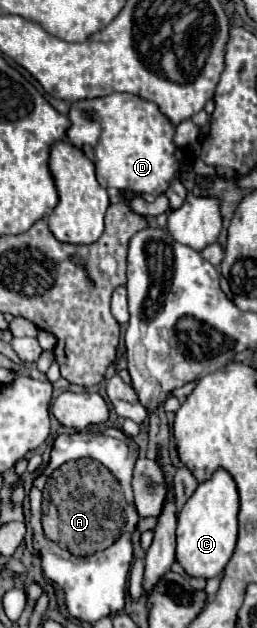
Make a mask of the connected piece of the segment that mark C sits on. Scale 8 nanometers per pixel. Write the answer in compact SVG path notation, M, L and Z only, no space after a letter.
M219 467L211 479L199 483L195 493L177 515L177 561L183 565L189 577L211 579L225 569L237 543L237 513L237 485L229 471Z

